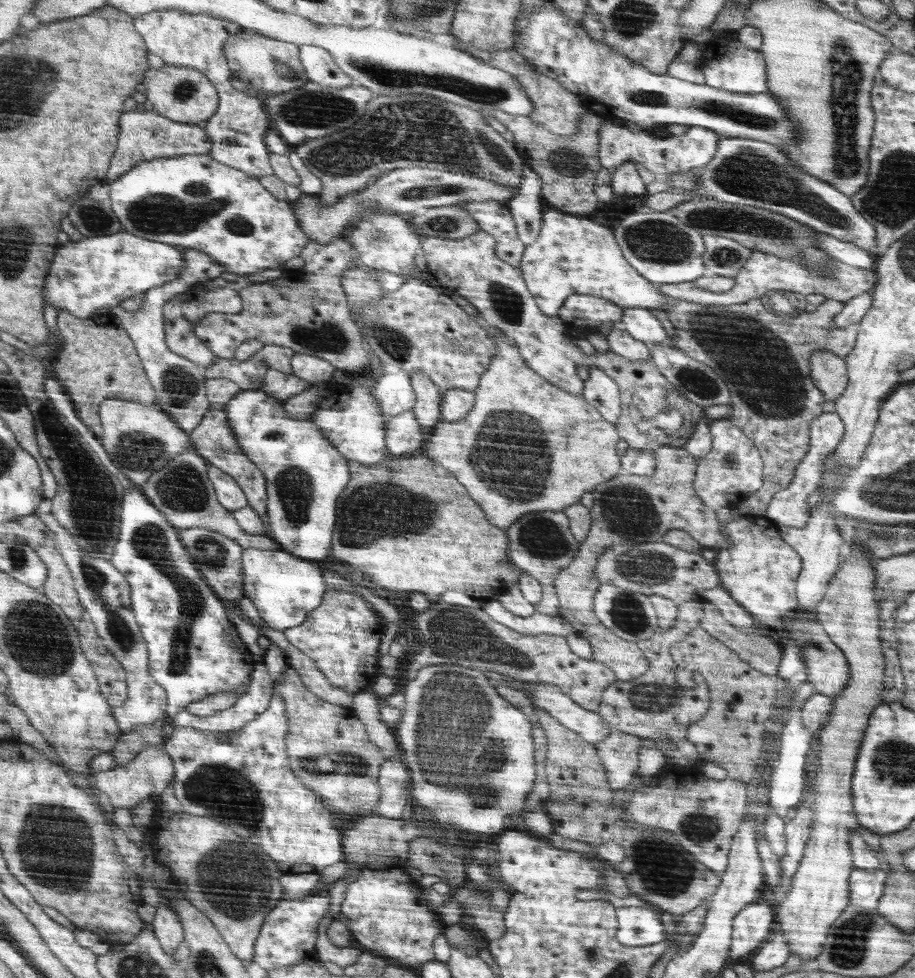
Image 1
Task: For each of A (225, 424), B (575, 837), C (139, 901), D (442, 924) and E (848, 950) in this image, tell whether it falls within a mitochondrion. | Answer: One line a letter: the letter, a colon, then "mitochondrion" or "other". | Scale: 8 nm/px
A: other
B: other
C: other
D: other
E: mitochondrion

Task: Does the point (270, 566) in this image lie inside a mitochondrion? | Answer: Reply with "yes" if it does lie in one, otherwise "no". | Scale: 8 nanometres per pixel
no

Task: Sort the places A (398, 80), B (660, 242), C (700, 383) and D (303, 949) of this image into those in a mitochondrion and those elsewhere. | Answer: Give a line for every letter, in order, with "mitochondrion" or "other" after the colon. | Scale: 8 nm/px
A: mitochondrion
B: mitochondrion
C: mitochondrion
D: other

